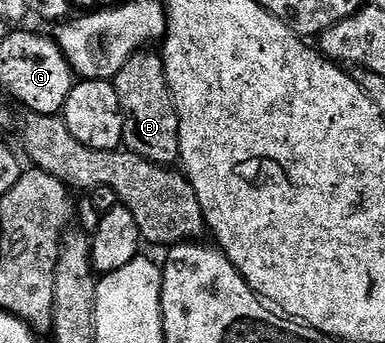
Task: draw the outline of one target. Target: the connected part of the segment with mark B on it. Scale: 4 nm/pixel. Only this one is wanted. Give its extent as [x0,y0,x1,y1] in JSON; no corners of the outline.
[111,50,181,166]

